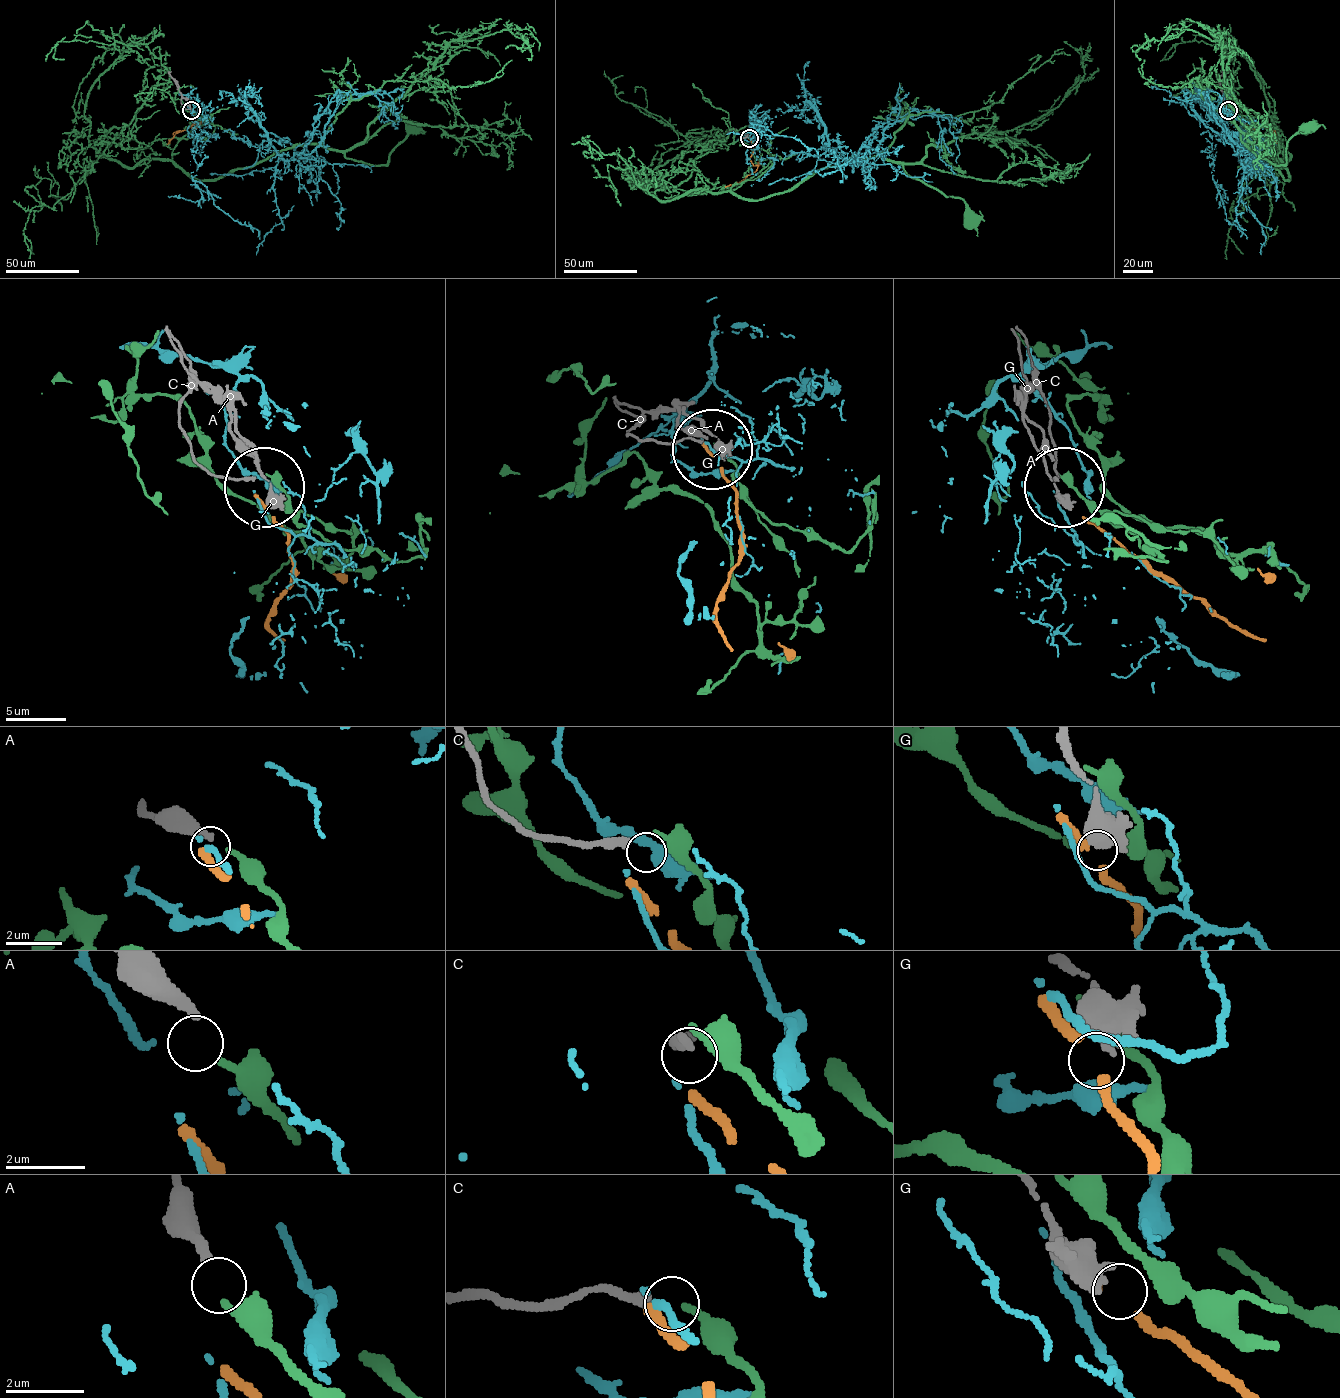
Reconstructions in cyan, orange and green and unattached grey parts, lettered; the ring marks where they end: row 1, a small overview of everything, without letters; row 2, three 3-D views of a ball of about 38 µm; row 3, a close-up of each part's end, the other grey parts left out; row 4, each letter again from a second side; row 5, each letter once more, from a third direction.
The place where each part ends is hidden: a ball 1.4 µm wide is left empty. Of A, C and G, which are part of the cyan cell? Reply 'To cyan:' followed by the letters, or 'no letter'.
To cyan: no letter

